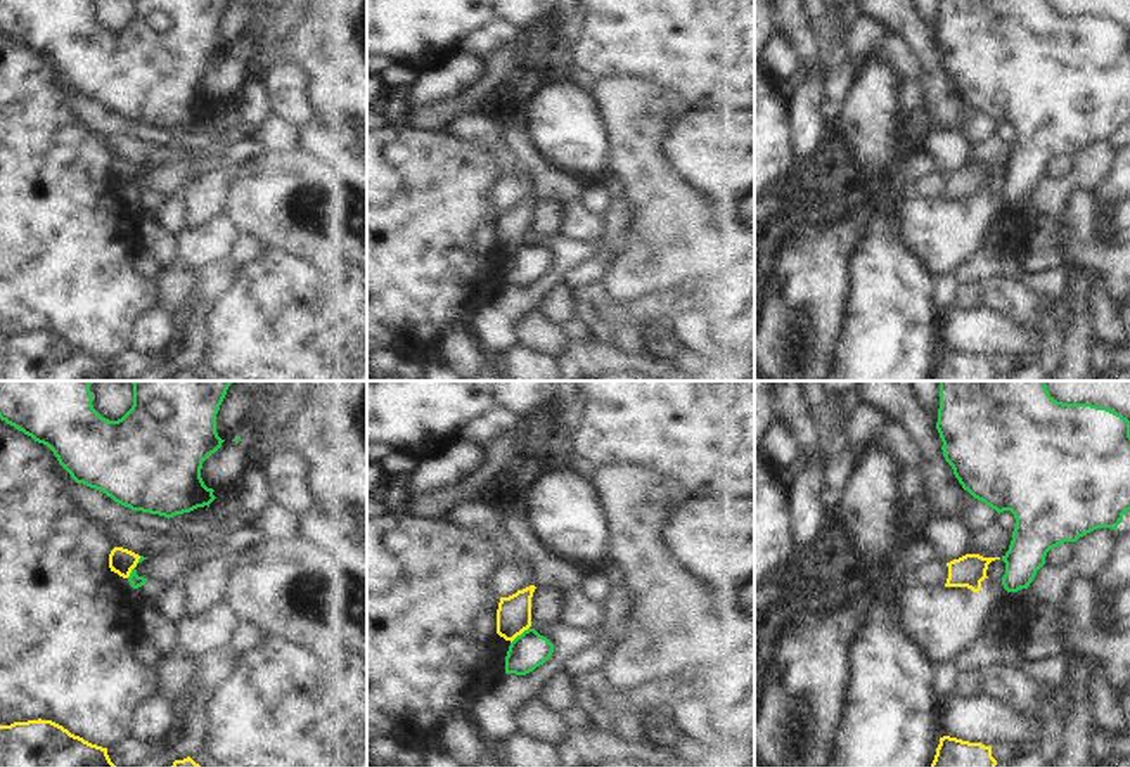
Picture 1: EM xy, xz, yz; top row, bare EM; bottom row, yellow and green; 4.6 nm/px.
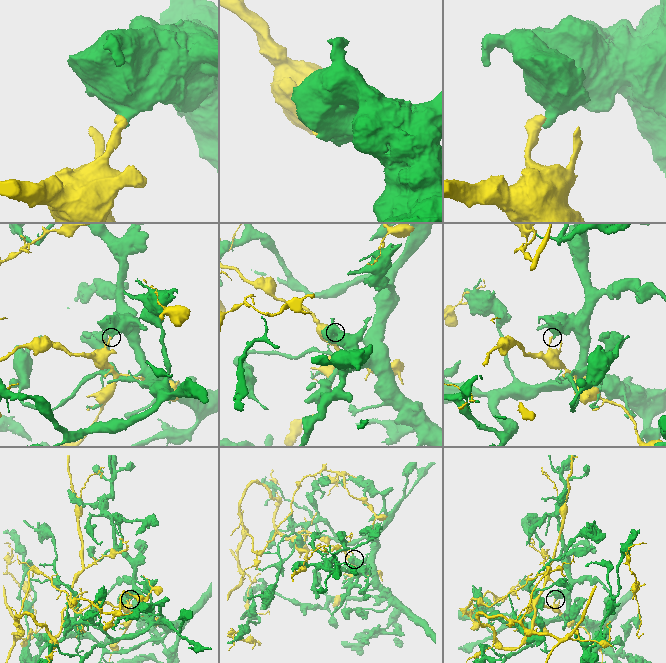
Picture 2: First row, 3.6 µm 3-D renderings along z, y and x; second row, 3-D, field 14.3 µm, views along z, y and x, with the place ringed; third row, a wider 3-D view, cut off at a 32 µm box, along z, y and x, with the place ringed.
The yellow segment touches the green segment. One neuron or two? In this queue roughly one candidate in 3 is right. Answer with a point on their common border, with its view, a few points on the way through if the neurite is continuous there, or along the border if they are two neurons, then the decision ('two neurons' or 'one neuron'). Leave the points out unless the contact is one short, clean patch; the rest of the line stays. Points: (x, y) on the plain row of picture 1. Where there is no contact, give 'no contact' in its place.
meets yellow in xy at (135, 177); two neurons

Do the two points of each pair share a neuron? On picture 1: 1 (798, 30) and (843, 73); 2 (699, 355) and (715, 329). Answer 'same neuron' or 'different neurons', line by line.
1: different neurons
2: same neuron

